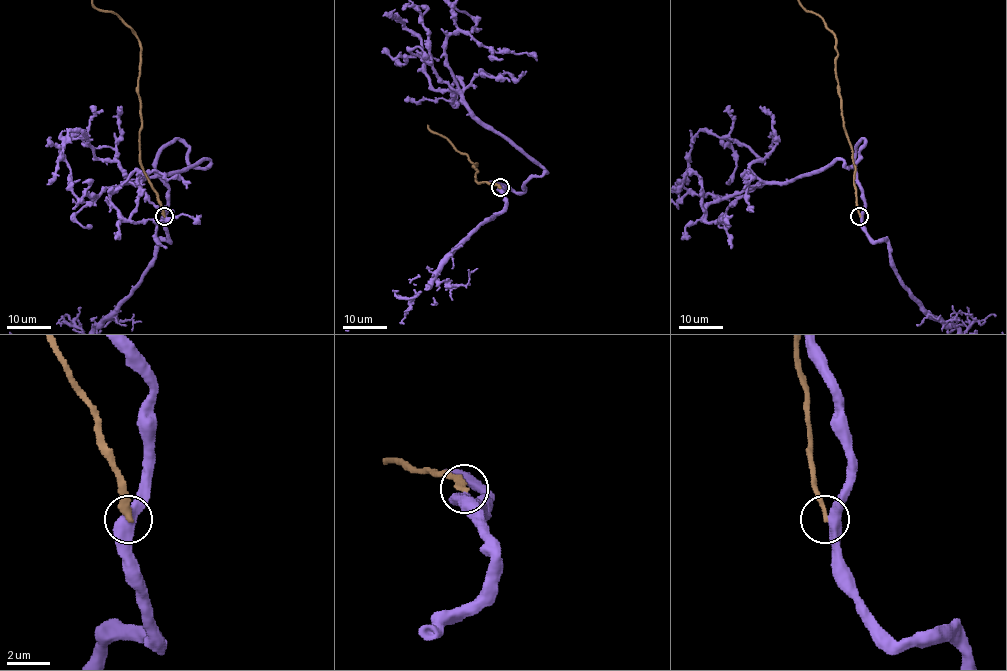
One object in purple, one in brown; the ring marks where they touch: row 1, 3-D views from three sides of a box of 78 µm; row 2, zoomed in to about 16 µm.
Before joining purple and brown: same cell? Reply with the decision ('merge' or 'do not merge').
do not merge

